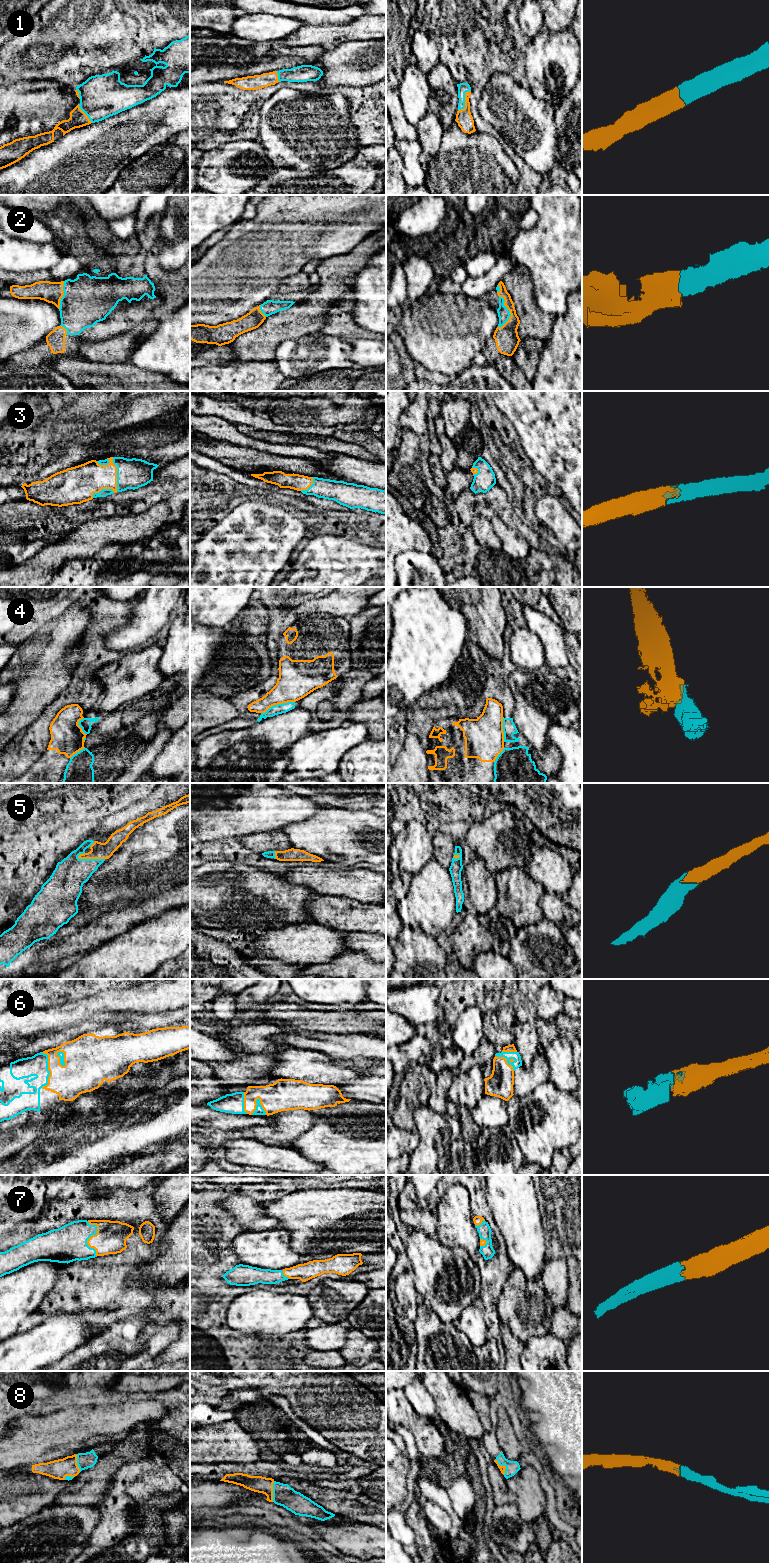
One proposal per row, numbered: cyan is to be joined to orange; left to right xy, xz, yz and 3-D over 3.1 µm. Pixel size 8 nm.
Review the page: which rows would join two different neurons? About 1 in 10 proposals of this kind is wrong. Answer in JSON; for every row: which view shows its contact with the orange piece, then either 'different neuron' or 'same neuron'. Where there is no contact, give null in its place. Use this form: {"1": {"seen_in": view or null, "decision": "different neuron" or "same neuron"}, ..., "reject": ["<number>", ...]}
{"1": {"seen_in": "yz", "decision": "same neuron"}, "2": {"seen_in": "yz", "decision": "same neuron"}, "3": {"seen_in": "xy", "decision": "same neuron"}, "4": {"seen_in": "xz", "decision": "different neuron"}, "5": {"seen_in": "xy", "decision": "same neuron"}, "6": {"seen_in": "xy", "decision": "same neuron"}, "7": {"seen_in": "xy", "decision": "same neuron"}, "8": {"seen_in": "yz", "decision": "same neuron"}, "reject": ["4"]}

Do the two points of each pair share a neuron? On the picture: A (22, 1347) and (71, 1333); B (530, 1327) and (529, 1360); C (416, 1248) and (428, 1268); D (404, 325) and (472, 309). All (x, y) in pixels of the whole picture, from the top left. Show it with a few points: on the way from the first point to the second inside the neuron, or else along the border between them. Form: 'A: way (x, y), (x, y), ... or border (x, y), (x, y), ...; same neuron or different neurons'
A: way (34, 1347), (43, 1346), (59, 1335); same neuron
B: border (549, 1331), (545, 1334), (532, 1336), (524, 1344); different neurons
C: way (421, 1253), (428, 1260), (428, 1263); same neuron
D: way (422, 325), (457, 325); same neuron

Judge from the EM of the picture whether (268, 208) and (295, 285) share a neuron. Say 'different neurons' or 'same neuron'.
different neurons

